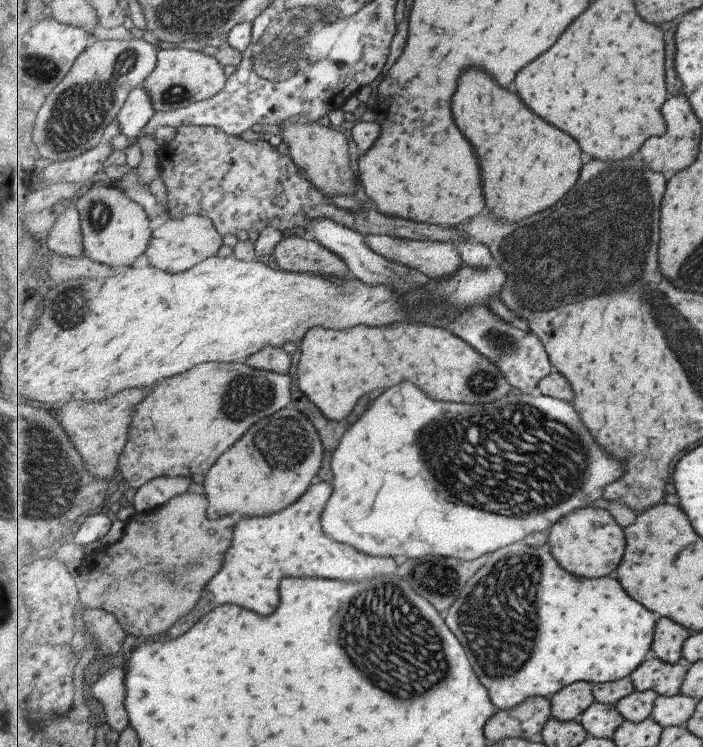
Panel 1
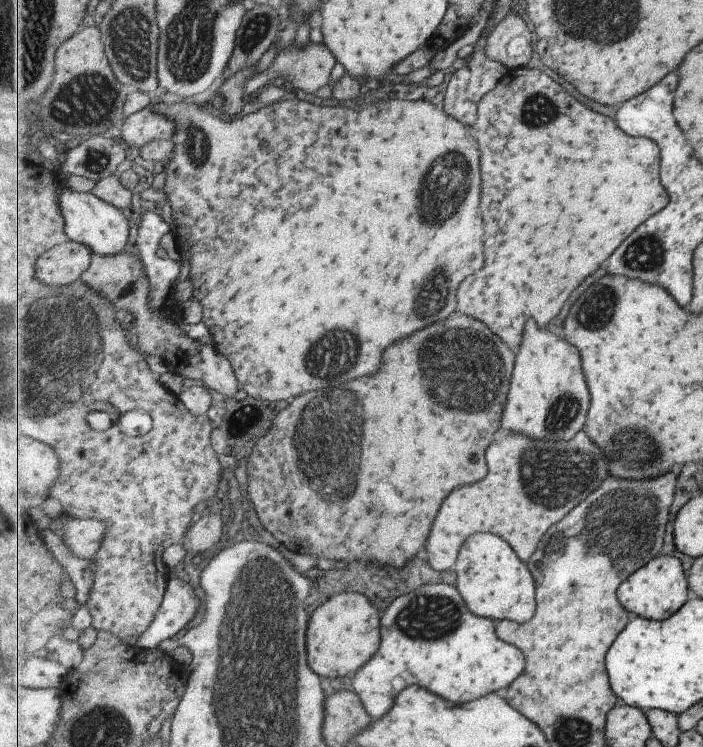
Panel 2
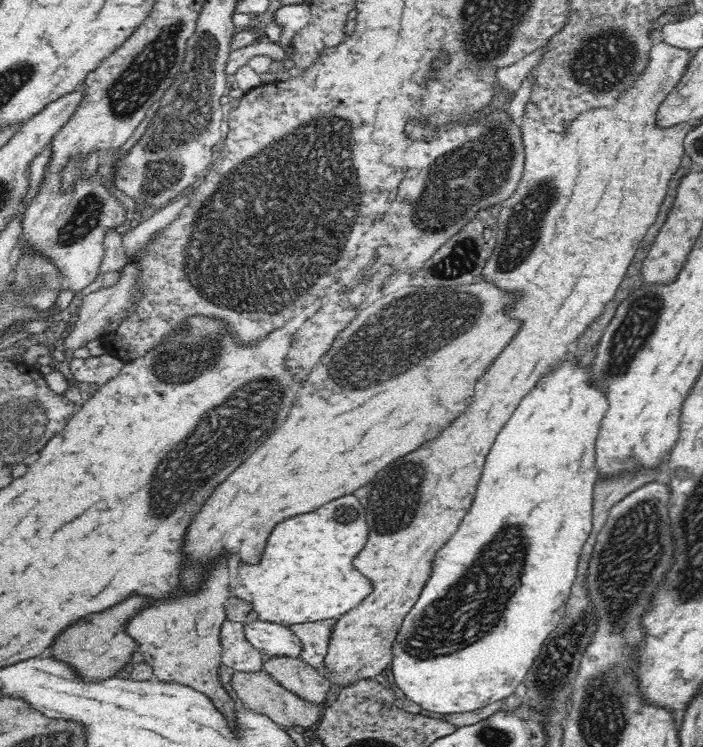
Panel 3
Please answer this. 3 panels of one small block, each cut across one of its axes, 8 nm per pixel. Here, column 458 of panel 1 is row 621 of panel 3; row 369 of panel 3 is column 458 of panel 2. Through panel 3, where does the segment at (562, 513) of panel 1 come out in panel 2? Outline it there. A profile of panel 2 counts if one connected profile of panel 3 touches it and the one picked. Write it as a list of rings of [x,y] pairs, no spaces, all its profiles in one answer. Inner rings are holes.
[[[477,532],[466,542],[453,570],[456,573],[458,589],[471,612],[495,620],[515,620],[519,624],[529,622],[535,616],[537,596],[535,580],[527,568],[527,563],[521,562],[515,549],[497,534]]]

